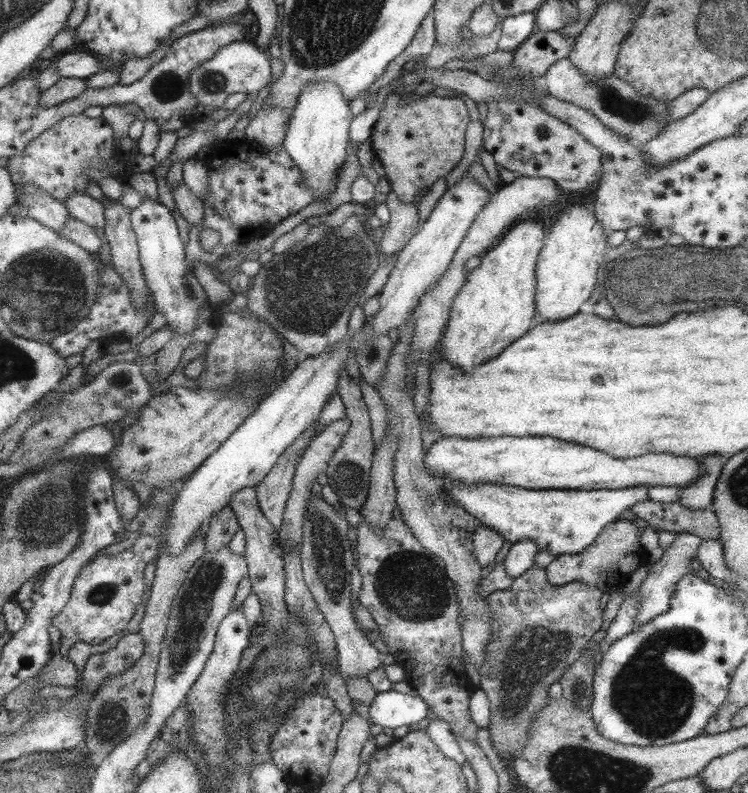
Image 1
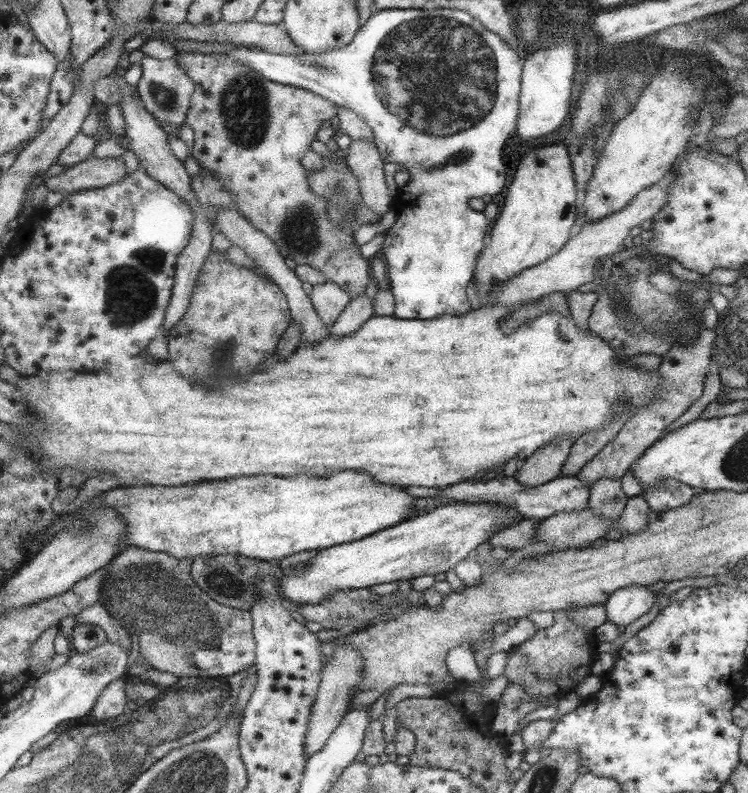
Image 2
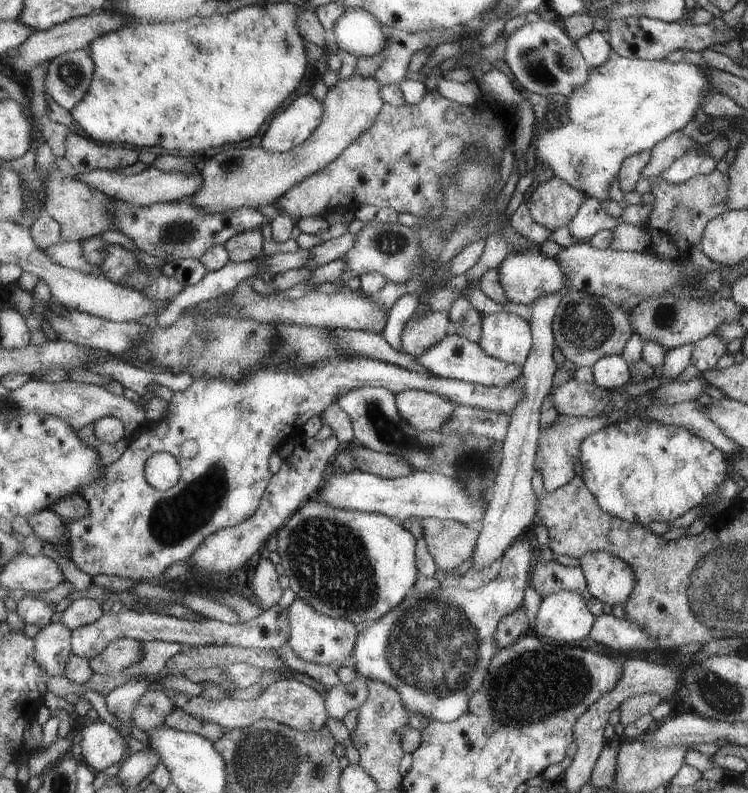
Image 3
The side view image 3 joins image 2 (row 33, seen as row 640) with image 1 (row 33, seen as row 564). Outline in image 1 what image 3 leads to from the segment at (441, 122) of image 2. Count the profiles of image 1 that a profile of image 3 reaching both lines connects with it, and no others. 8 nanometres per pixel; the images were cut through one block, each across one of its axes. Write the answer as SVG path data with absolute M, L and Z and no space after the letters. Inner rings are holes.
M523 12L501 20L501 36L497 42L497 49L501 52L517 50L535 32L536 16L534 12Z

